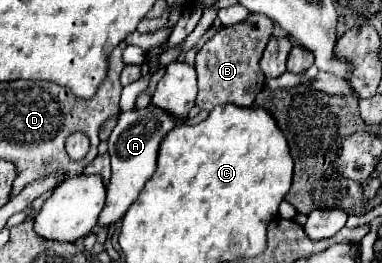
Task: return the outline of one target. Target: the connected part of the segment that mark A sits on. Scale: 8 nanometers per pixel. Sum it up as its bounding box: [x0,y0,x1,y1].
[100,104,182,226]

